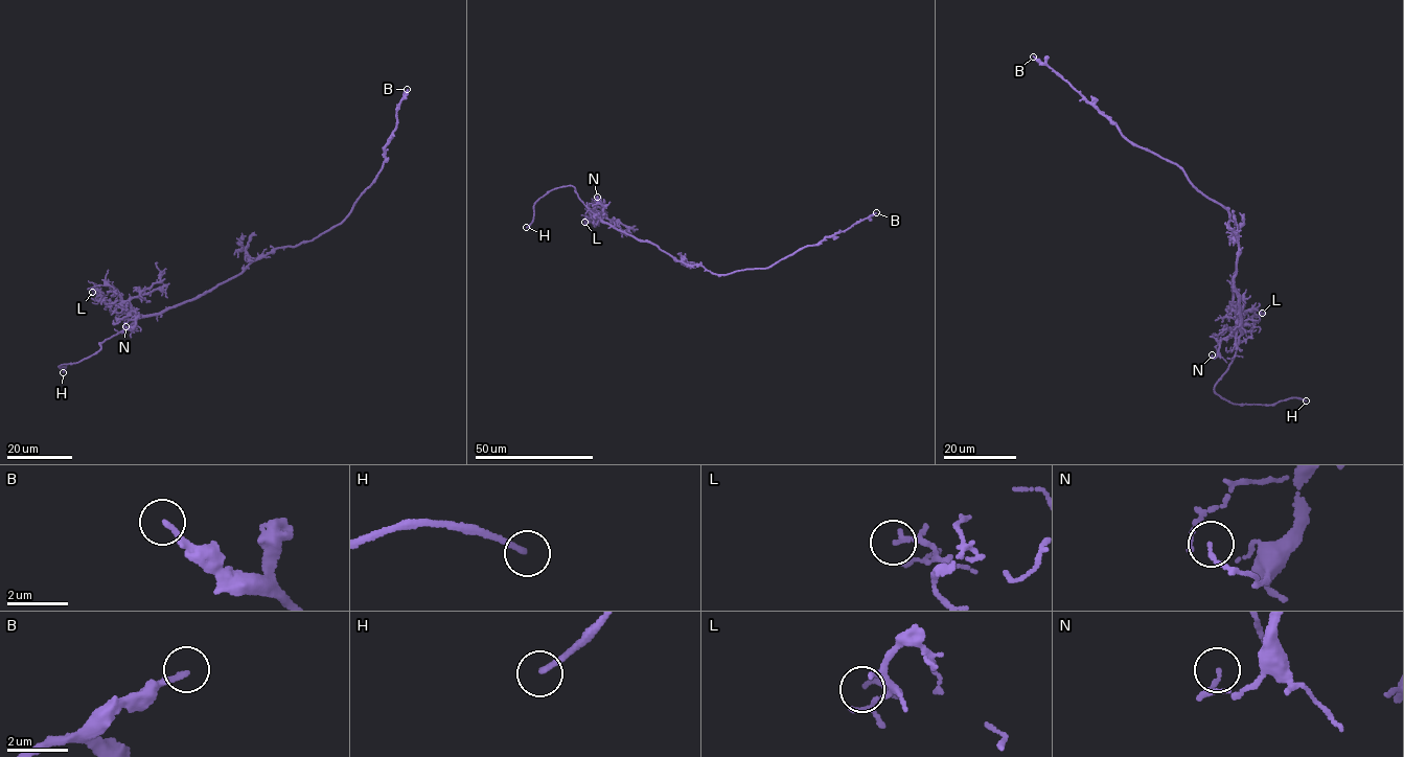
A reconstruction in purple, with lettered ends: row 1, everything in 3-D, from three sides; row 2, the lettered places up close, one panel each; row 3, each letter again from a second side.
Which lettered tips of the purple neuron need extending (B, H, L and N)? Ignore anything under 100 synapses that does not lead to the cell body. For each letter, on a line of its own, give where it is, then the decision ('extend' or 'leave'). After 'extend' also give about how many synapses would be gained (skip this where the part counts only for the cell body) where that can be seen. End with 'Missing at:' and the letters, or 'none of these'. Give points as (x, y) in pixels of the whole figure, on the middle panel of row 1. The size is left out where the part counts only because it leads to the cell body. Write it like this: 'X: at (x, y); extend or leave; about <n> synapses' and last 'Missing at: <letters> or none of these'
B: at (876, 212); leave
H: at (526, 227); extend
L: at (584, 222); leave
N: at (597, 197); leave
Missing at: H

